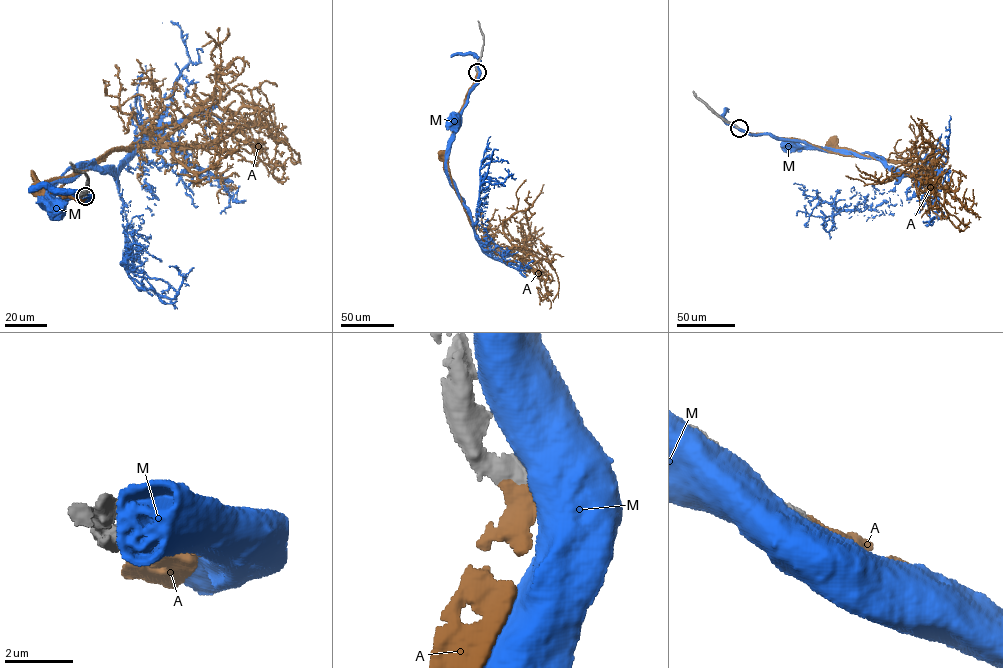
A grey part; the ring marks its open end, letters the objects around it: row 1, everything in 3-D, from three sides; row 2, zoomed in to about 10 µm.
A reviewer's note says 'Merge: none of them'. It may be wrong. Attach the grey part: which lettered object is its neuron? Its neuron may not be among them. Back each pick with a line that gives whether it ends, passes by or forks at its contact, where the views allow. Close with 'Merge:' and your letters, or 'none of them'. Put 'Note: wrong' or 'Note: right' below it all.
A: it ends
Merge: A
Note: wrong

